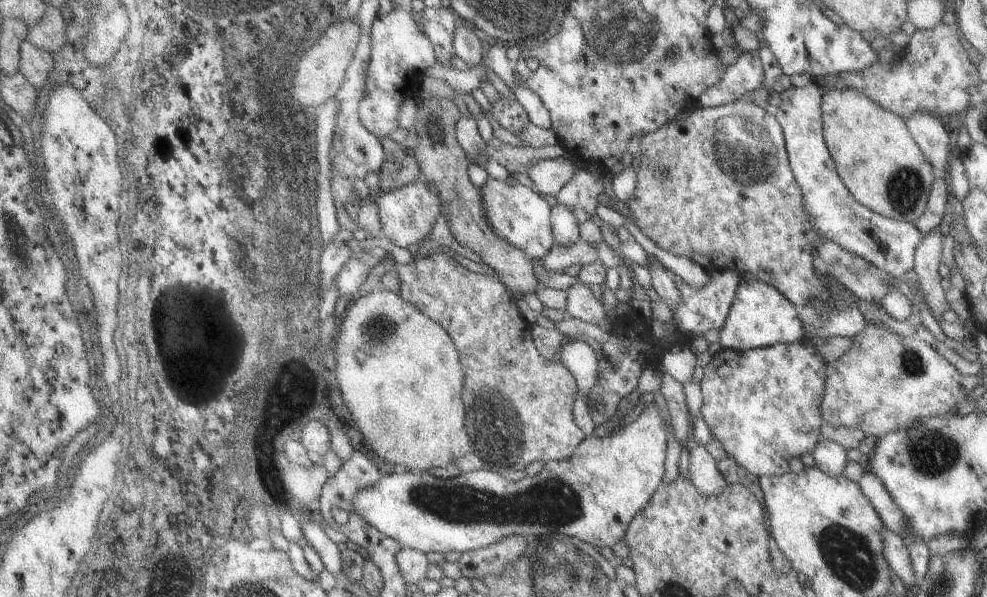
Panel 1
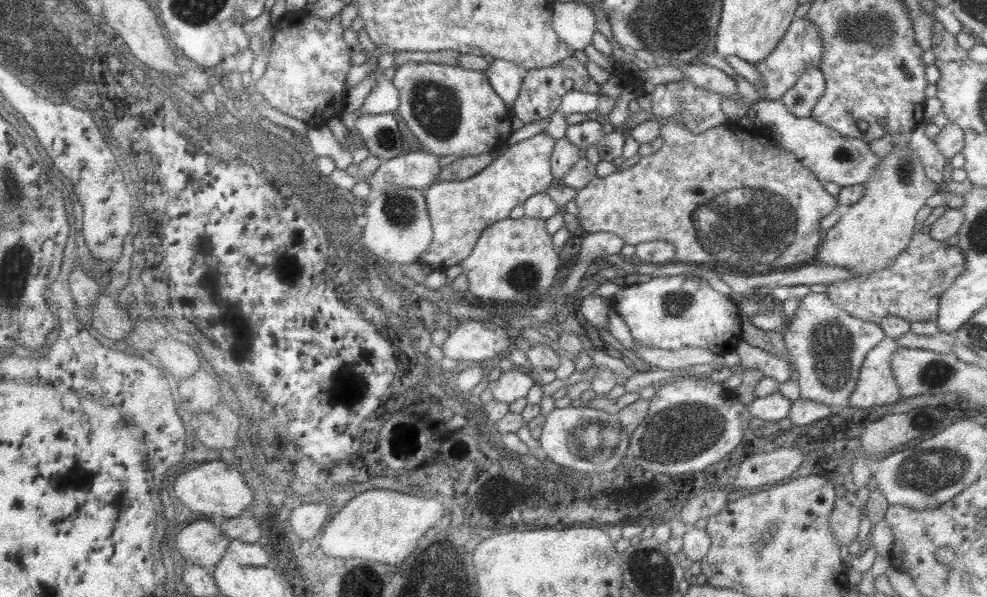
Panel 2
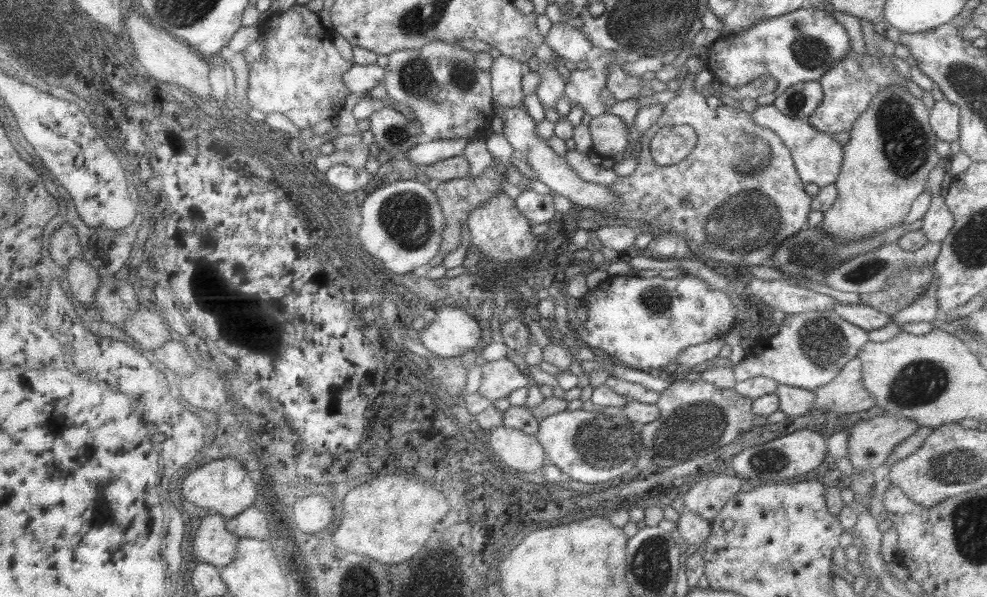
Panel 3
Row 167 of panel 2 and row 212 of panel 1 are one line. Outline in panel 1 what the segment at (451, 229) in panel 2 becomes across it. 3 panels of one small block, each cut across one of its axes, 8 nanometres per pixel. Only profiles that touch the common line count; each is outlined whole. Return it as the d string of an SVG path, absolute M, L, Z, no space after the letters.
M489 177L486 184L480 188L480 198L484 204L488 224L508 244L524 250L529 258L534 260L542 258L552 248L554 237L550 204L530 186L524 186L519 182L509 186L505 181Z

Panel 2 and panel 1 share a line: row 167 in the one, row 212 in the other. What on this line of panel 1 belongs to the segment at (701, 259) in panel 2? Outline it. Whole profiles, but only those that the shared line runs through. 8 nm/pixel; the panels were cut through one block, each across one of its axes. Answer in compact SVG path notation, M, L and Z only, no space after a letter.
M740 98L734 102L722 104L722 106L702 107L694 105L689 109L684 120L678 122L671 120L666 125L653 130L648 135L644 134L639 145L639 158L635 163L636 167L636 187L632 196L626 200L629 213L633 216L632 221L644 235L646 235L659 248L666 250L675 256L684 256L692 262L699 264L704 271L711 274L713 270L724 270L725 268L736 269L739 272L749 272L758 276L762 282L774 286L782 296L788 298L792 304L806 304L808 300L822 297L824 284L818 275L816 276L813 267L812 252L826 242L810 224L808 214L804 212L804 202L802 202L802 190L796 184L792 170L790 170L789 160L785 149L785 138L782 126L774 113L760 107L754 103L748 103Z

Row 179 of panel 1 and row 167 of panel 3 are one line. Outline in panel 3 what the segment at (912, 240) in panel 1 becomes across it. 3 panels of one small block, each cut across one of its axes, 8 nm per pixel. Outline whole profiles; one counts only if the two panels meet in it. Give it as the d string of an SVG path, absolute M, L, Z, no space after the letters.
M774 104L758 105L751 115L757 125L775 132L790 150L800 181L820 188L833 184L837 180L840 167L842 167L842 159L844 159L844 145L840 144L836 138L816 130L806 119L784 116Z

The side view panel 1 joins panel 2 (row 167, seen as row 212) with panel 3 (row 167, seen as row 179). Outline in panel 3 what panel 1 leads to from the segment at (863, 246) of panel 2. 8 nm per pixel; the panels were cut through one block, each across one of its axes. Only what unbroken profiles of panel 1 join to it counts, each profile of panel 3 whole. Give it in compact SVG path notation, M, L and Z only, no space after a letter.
M902 85L884 87L876 97L872 97L870 105L852 125L849 136L848 143L844 145L840 174L833 183L838 190L838 197L826 210L819 225L826 235L840 241L856 241L862 237L870 237L905 222L912 202L926 188L929 172L940 162L940 156L935 151L938 137L929 124L929 109L922 99L912 95Z

